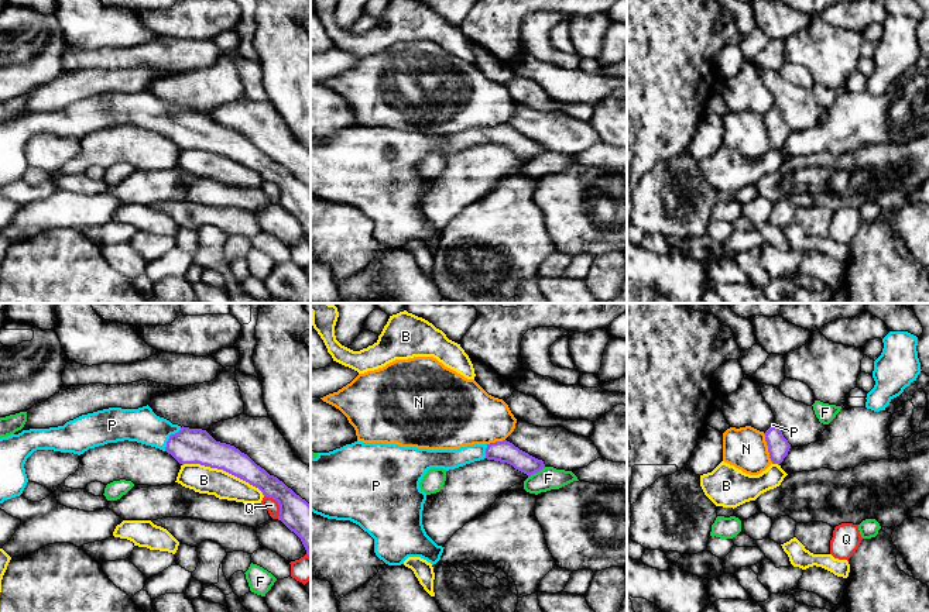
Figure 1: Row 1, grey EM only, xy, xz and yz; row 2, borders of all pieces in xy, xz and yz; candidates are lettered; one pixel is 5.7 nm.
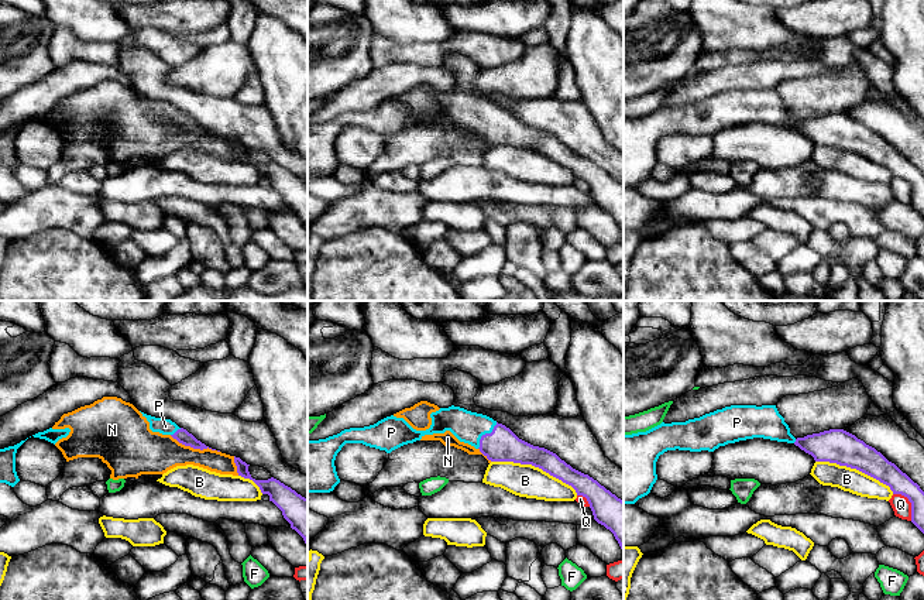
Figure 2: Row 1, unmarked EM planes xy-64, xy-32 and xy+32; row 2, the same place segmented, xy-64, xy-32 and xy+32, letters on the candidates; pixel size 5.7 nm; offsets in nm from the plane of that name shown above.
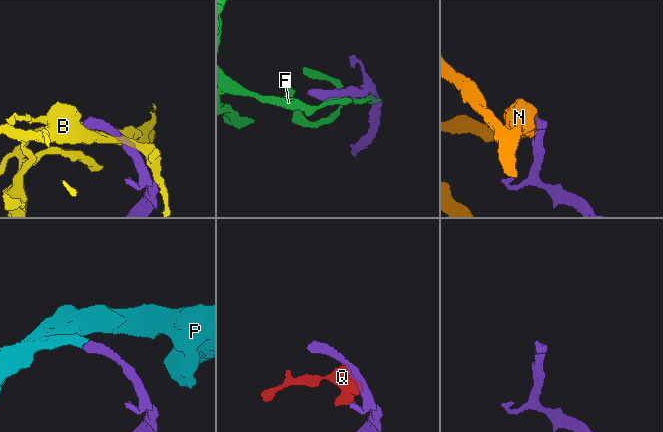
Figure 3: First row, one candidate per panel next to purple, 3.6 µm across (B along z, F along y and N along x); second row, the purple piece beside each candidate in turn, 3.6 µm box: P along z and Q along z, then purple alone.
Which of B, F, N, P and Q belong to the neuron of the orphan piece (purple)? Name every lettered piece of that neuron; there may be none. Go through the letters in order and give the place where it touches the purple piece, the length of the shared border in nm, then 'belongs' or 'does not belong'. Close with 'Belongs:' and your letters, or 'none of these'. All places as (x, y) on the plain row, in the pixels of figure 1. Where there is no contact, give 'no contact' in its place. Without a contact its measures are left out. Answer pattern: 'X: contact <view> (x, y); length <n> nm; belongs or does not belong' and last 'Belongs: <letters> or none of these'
B: contact xy (223, 154); length 500 nm; does not belong
F: contact xz (537, 155); length 120 nm; does not belong
N: contact yz (768, 133); length 190 nm; does not belong
P: contact xy (170, 121); length 170 nm; belongs
Q: contact xy (278, 188); length 160 nm; does not belong
Belongs: P

